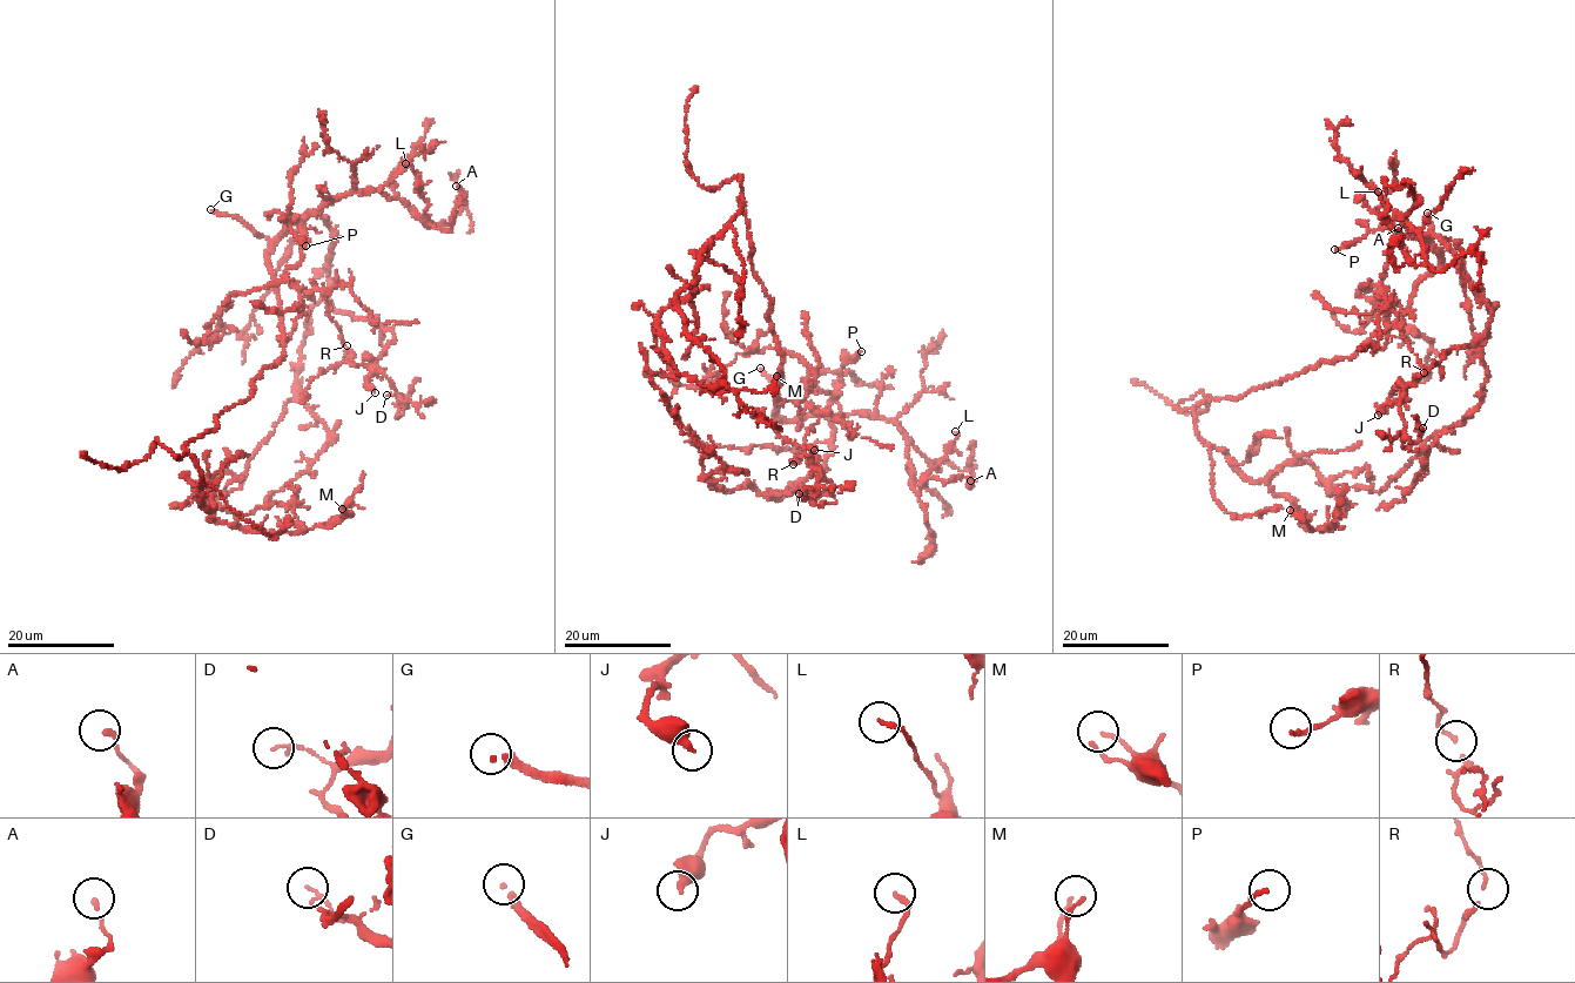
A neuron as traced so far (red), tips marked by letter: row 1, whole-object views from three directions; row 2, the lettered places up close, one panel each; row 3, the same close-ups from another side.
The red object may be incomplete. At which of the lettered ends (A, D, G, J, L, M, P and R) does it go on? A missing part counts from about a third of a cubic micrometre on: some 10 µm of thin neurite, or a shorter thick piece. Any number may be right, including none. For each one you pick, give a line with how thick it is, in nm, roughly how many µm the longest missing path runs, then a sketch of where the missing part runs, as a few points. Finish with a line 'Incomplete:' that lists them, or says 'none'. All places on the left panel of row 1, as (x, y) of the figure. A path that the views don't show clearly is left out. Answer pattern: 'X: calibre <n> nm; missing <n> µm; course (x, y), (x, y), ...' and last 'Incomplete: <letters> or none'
G: calibre 200 nm; missing 150 µm
Incomplete: G

